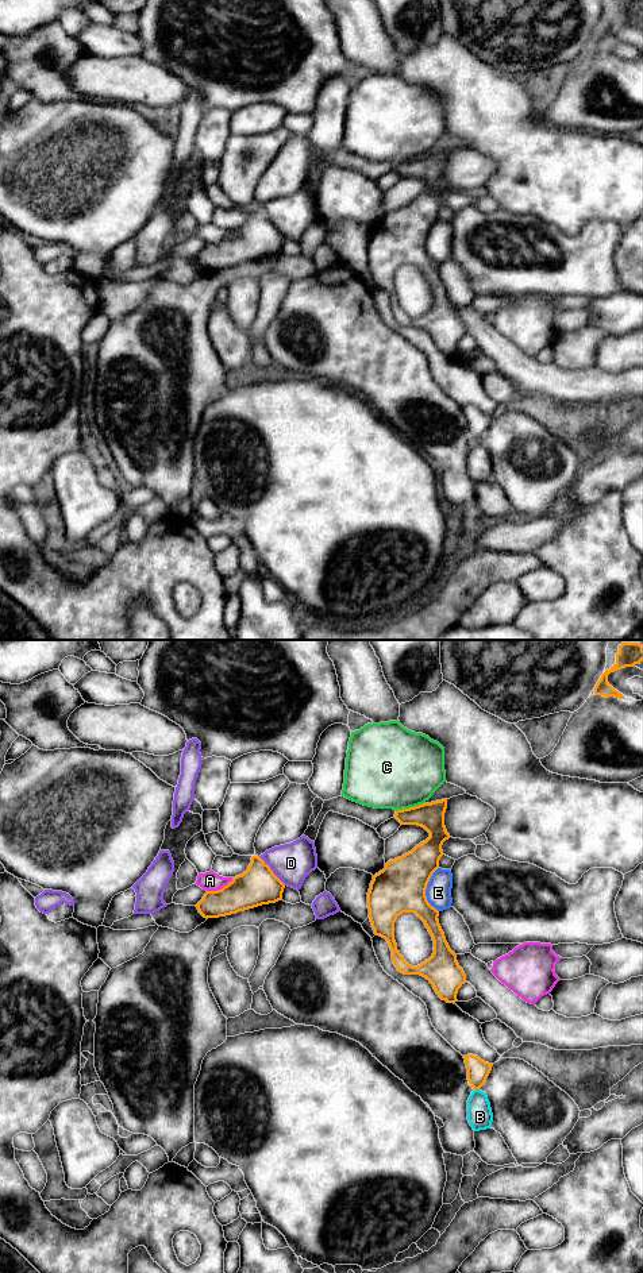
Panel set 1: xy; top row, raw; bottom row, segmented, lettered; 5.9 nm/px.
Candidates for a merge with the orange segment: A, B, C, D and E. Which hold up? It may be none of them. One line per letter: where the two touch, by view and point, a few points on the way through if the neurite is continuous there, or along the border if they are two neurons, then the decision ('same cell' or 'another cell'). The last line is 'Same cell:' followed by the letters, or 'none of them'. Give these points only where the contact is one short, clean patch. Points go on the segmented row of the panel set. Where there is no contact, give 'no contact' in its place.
A: xy (219, 890) | another cell
B: xy (477, 1088) | along xy (474, 1088), (478, 1090) | another cell
C: xy (409, 807) | another cell
D: xy (272, 871) | another cell
E: xy (426, 888) | another cell
Same cell: none of them

